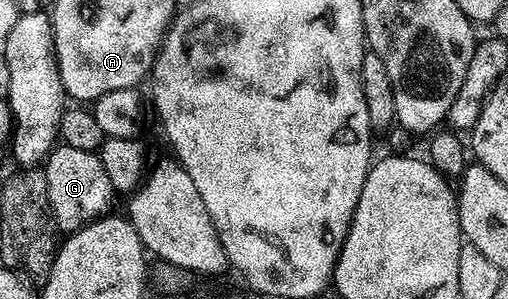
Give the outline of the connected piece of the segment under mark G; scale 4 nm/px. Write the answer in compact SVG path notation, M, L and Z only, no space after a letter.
M60 143L48 154L42 168L52 221L61 234L75 233L109 212L108 204L114 198L114 190L100 166L99 152L78 151L78 147Z

